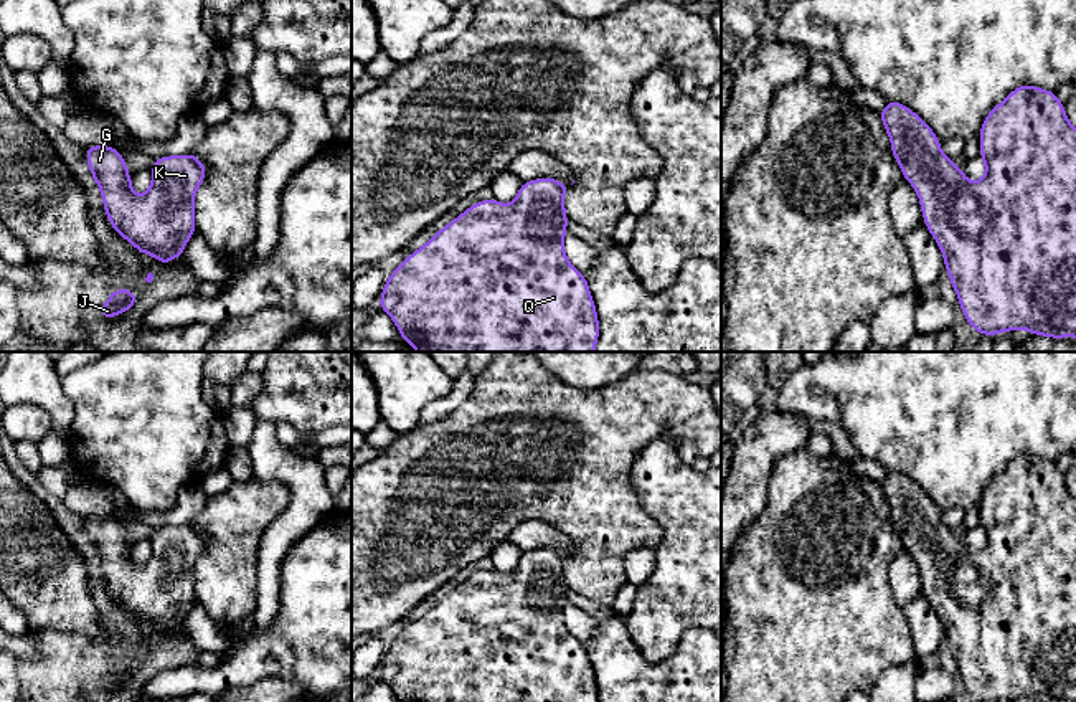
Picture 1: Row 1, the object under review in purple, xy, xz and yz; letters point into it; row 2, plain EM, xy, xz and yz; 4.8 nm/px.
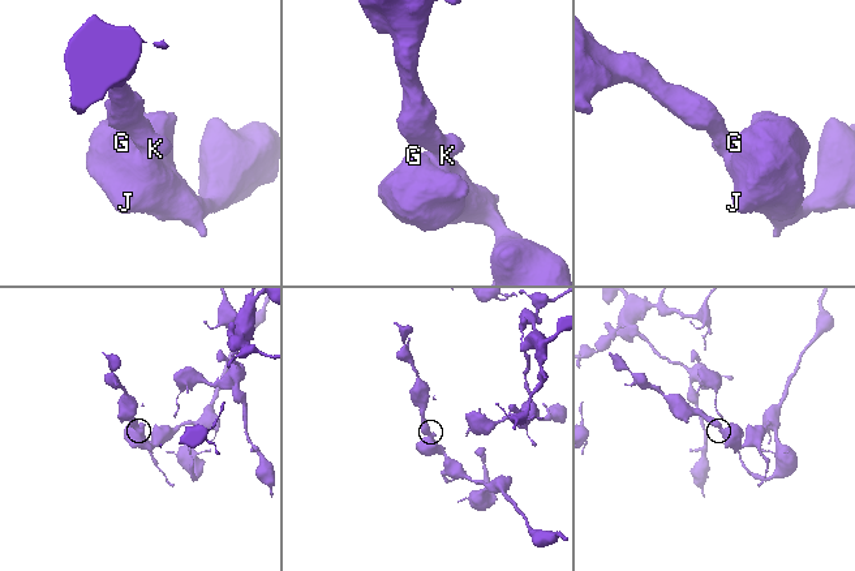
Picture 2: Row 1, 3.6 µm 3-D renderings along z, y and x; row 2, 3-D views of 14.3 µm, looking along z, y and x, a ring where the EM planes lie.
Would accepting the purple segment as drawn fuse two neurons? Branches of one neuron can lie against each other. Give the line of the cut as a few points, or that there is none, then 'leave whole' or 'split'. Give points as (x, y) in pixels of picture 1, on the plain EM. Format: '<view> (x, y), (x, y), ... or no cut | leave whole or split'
no cut | leave whole

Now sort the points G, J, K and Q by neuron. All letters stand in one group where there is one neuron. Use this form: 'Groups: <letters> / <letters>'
Groups: G J K Q

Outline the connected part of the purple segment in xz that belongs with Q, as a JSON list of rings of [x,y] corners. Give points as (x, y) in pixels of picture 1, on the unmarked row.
[[[541,547],[521,552],[512,575],[500,573],[495,568],[474,573],[398,634],[393,644],[385,651],[378,677],[393,689],[399,702],[599,702],[597,681],[586,646],[579,643],[564,624],[563,610],[568,605],[566,595],[569,590],[563,572],[569,557],[571,555],[561,550]]]

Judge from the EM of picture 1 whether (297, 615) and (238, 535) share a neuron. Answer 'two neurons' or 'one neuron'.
two neurons

